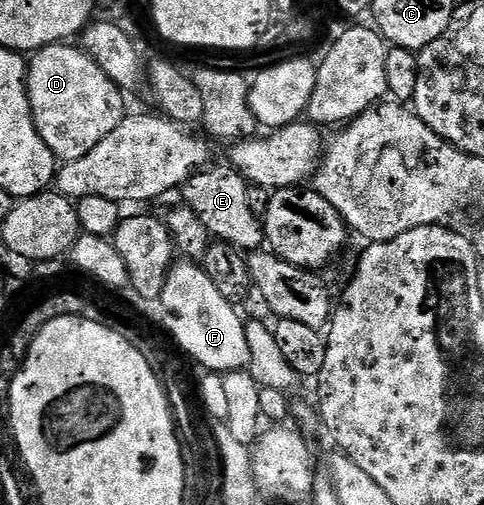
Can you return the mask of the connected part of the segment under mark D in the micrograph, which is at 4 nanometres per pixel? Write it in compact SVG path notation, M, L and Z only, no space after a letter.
M58 42L32 53L25 78L35 130L39 130L39 138L47 142L61 162L91 154L127 115L122 89L99 70L88 54L73 46L69 42Z

